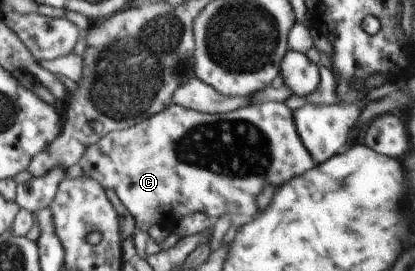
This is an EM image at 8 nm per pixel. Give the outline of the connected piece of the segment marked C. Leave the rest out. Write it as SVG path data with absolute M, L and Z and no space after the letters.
M262 102L260 104L253 104L229 113L203 113L196 109L189 109L185 106L176 104L170 105L166 110L161 113L155 114L150 118L146 118L145 121L139 122L134 126L128 127L124 130L115 130L110 134L107 134L102 141L92 145L87 152L84 153L83 160L79 162L84 174L87 177L96 179L101 182L101 185L106 189L114 189L120 200L124 203L124 206L132 213L132 216L137 220L137 228L142 230L150 230L154 224L163 227L172 227L173 224L177 224L181 219L187 217L192 213L205 212L209 214L213 220L228 214L229 216L254 216L254 214L260 214L258 211L258 196L262 194L262 190L270 184L274 184L276 188L282 186L284 182L290 182L292 178L300 176L300 174L306 174L309 170L318 166L317 162L314 162L312 153L307 149L307 146L303 143L303 139L300 138L299 131L295 125L295 112L286 104L280 102Z

